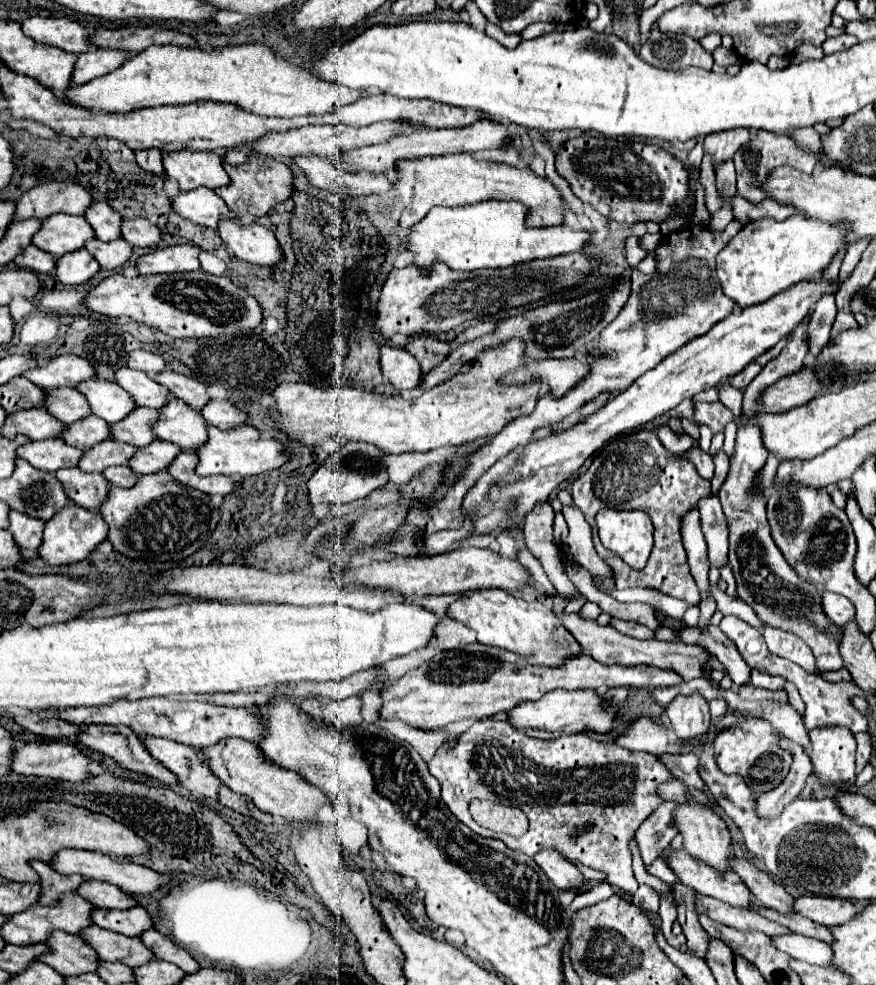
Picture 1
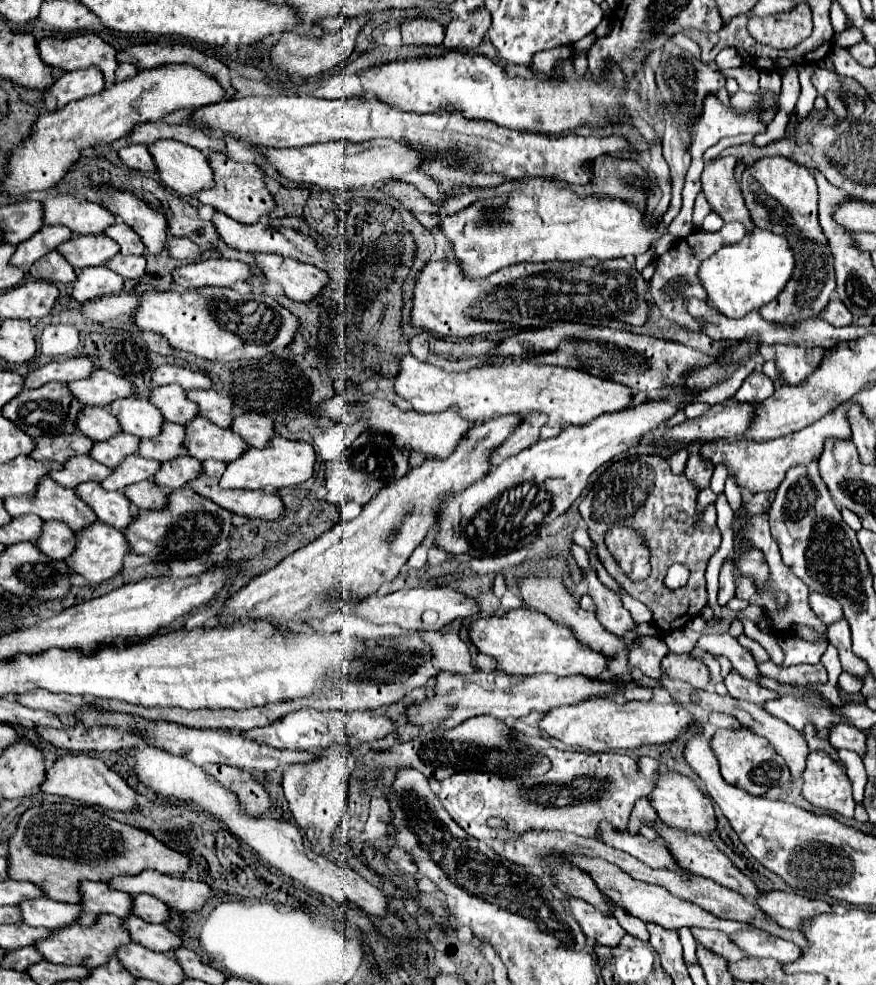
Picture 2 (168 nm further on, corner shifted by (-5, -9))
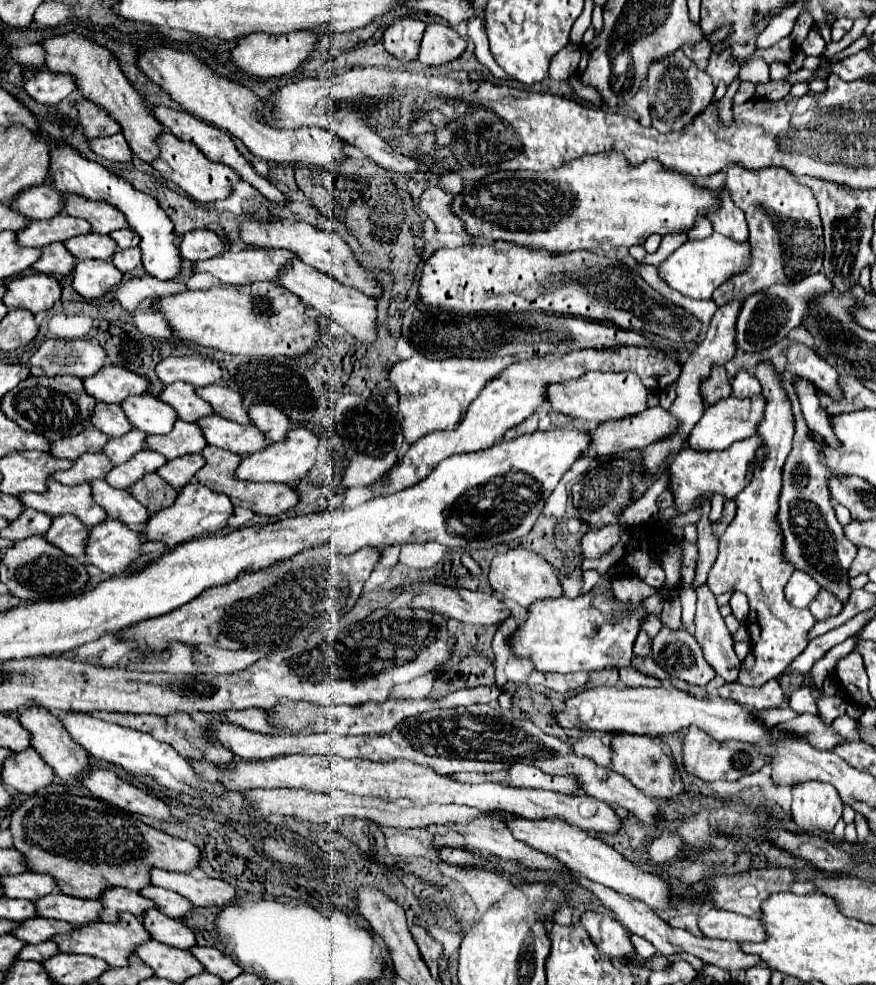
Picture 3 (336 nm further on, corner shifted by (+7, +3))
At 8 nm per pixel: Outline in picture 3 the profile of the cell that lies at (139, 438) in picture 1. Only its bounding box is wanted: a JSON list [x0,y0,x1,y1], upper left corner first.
[145,420,207,460]

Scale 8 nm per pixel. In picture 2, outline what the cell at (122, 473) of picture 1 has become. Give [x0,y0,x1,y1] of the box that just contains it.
[125,480,167,510]

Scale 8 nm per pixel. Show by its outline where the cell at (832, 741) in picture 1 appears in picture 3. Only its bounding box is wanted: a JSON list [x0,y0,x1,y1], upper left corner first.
[791,780,843,836]

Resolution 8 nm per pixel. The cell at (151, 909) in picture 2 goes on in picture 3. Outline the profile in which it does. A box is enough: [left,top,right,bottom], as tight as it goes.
[139,886,191,918]

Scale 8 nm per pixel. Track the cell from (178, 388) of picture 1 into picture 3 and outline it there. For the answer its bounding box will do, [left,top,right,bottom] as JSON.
[197,384,249,424]

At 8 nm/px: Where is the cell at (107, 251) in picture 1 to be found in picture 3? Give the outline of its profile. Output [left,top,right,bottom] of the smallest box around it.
[111,248,141,272]

